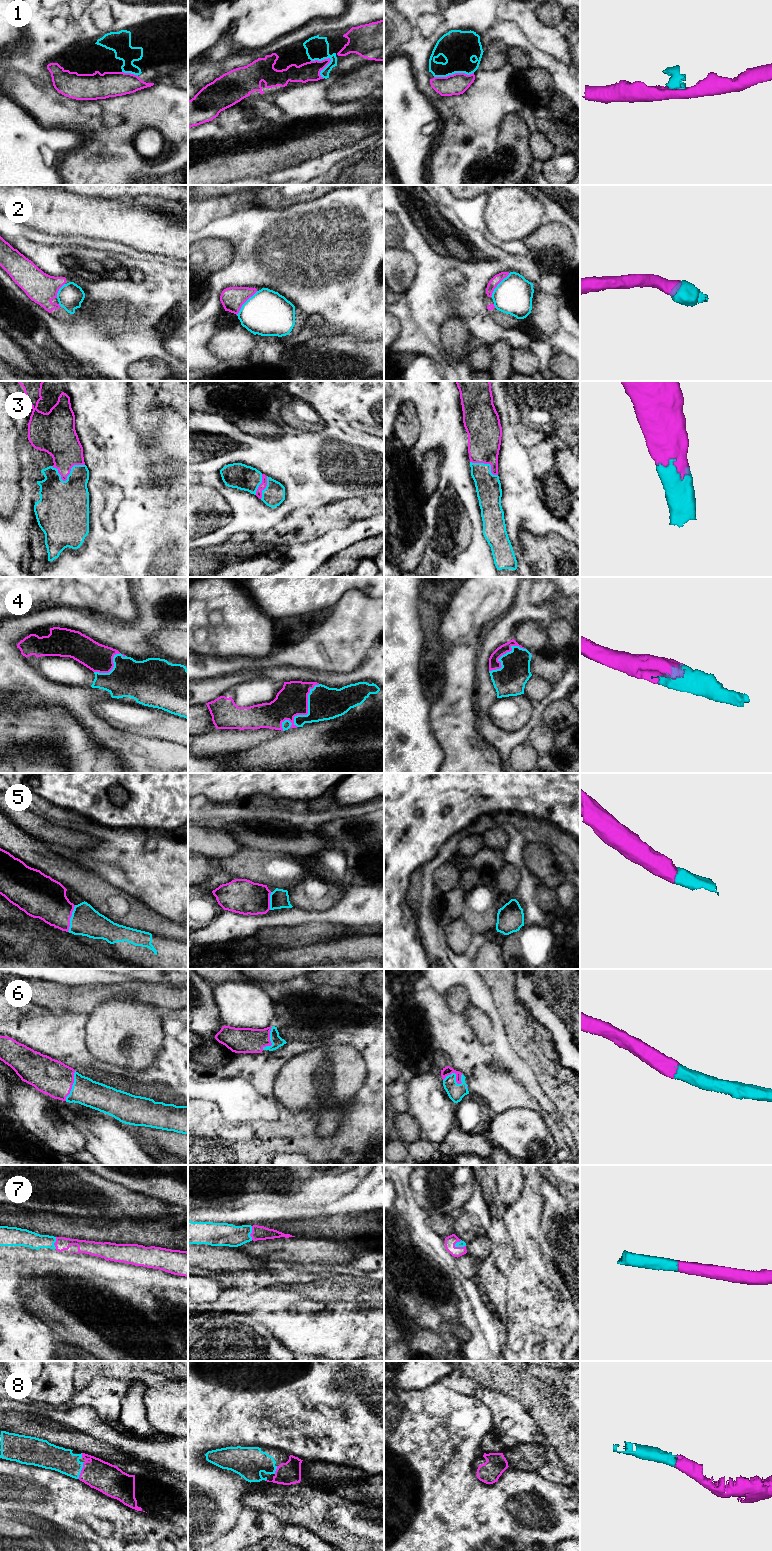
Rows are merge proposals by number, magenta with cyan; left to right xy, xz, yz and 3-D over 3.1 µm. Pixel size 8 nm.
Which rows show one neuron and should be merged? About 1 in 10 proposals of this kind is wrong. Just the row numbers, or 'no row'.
1, 2, 3, 4, 5, 6, 7, 8

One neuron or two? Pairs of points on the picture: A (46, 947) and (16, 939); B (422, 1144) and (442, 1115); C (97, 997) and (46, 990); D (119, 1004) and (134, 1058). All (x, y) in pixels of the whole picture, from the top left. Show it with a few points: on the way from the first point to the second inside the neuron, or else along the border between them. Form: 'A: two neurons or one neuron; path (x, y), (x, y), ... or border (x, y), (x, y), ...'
A: one neuron; path (39, 940), (35, 936), (23, 936)
B: two neurons; border (424, 1138), (434, 1145)
C: one neuron; path (84, 997), (59, 997)
D: one neuron; path (119, 1017), (119, 1021), (133, 1035), (134, 1045)

